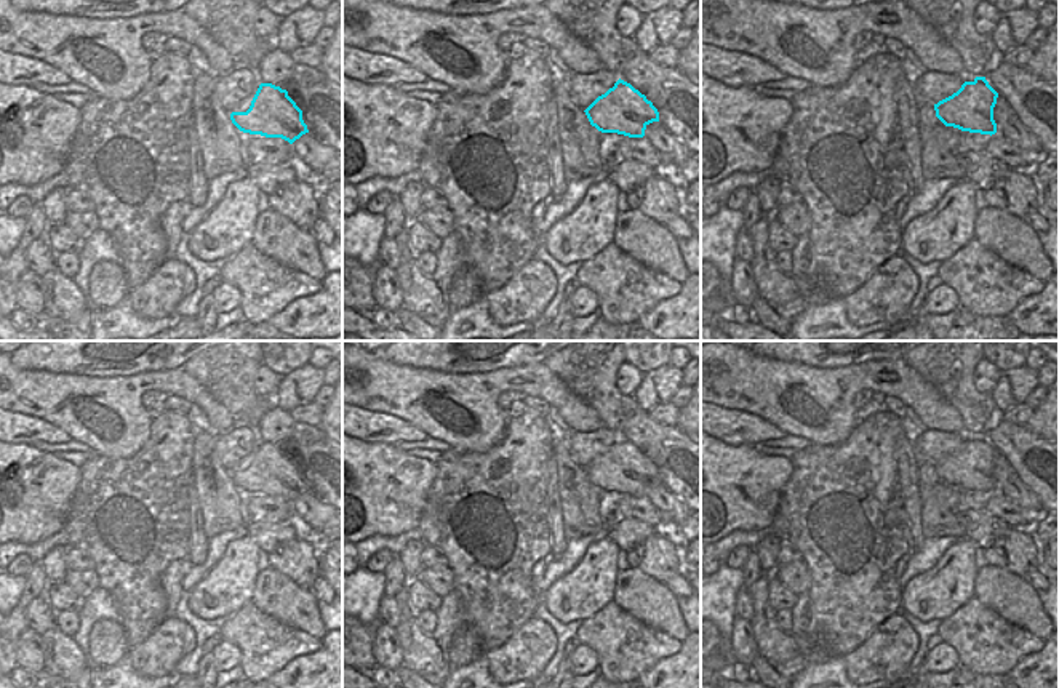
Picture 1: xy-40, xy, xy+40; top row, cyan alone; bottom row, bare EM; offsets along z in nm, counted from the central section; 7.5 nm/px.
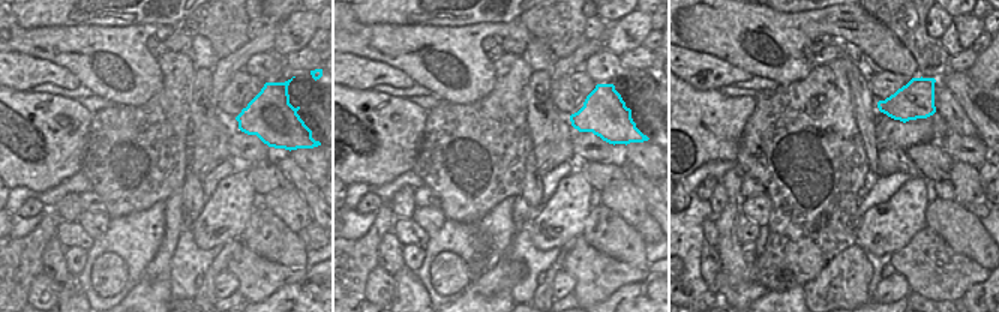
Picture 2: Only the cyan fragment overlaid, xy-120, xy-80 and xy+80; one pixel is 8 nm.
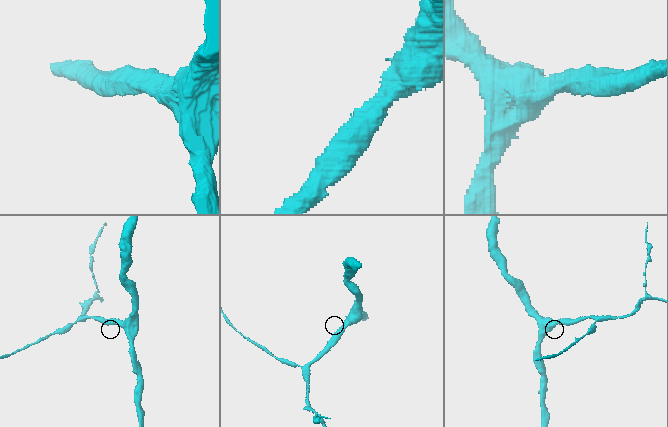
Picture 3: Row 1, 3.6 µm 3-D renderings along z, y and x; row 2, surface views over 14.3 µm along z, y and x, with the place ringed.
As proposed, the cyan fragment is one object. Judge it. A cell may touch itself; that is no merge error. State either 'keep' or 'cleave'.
keep

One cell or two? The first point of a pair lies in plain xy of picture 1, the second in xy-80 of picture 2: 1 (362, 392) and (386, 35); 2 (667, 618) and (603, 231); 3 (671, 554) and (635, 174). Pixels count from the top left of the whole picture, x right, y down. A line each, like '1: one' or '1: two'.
1: one
2: one
3: two

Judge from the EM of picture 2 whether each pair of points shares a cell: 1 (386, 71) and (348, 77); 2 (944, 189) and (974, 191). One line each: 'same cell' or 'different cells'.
1: same cell
2: same cell

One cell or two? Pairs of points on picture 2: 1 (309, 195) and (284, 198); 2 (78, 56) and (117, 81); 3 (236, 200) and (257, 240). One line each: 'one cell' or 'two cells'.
1: two cells
2: one cell
3: two cells

